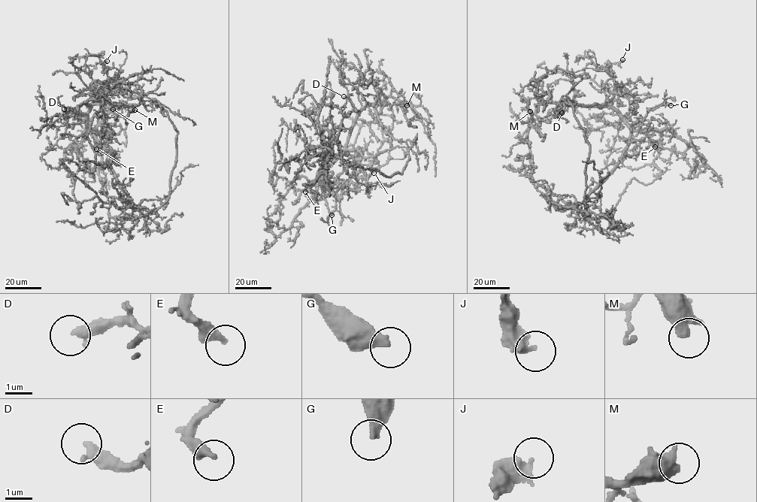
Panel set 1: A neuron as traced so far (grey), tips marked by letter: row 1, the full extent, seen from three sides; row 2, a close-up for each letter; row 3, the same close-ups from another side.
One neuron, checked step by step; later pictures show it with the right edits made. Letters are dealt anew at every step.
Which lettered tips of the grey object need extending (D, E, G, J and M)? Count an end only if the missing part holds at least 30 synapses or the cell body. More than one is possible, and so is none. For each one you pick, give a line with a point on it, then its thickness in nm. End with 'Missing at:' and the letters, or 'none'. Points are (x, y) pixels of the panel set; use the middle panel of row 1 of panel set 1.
D: Place: (343, 96). Thickness 360 nm
G: Place: (331, 215). Thickness 320 nm
Missing at: D, G

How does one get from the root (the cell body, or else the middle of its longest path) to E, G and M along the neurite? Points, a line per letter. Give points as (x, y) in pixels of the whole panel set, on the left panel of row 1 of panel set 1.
E: (168, 118), (168, 113), (148, 101), (116, 107), (93, 104), (87, 119), (95, 131), (96, 149)
G: (168, 118), (168, 113), (148, 101), (116, 107), (93, 104), (87, 119), (92, 131), (113, 105), (113, 109)
M: (168, 118), (155, 100), (145, 95), (137, 104), (95, 100), (102, 95), (113, 104), (134, 110)

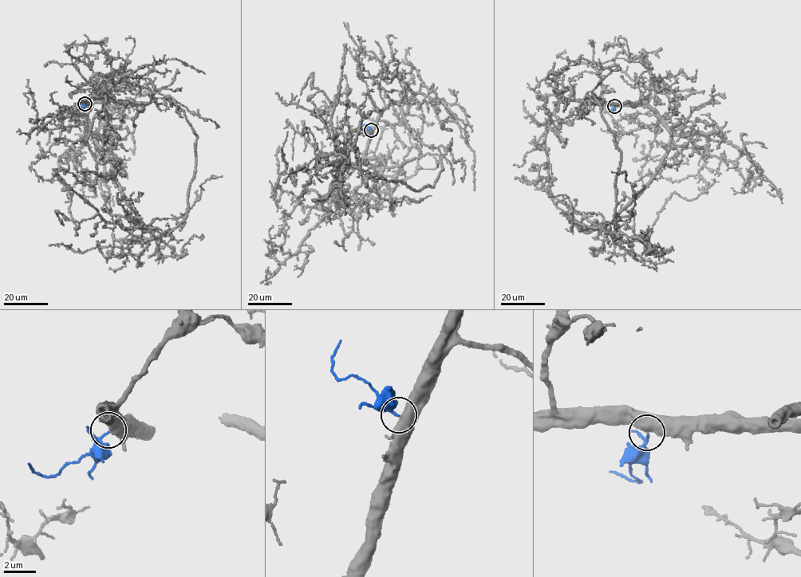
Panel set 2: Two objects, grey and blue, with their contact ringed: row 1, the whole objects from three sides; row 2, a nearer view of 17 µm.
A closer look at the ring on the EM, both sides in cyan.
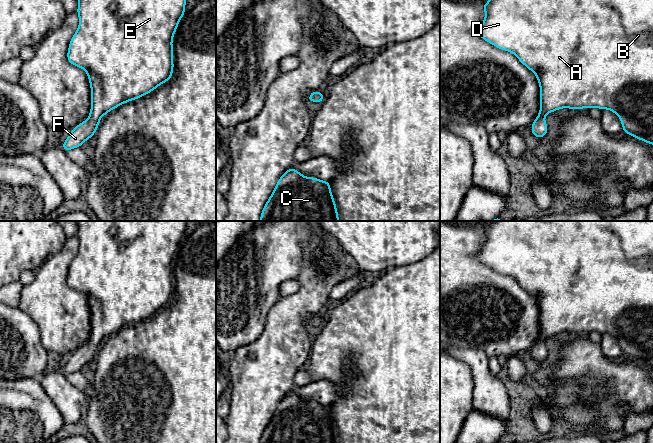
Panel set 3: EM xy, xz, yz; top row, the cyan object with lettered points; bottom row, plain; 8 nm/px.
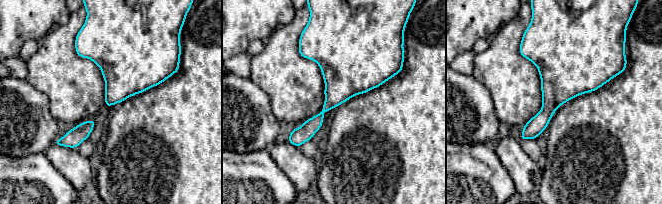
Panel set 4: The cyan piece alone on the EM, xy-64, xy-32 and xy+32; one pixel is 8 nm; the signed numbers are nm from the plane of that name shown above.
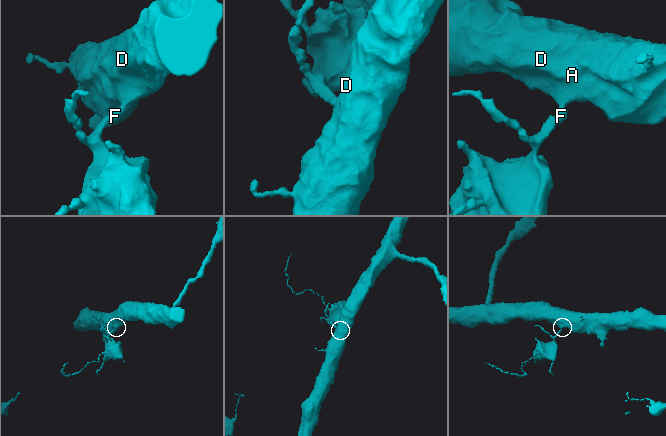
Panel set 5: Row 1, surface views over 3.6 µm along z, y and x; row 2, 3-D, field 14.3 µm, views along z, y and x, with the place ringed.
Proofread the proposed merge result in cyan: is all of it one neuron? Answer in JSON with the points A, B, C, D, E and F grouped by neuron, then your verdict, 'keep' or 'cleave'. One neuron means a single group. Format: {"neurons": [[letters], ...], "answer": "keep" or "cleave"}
{"neurons": [["A", "B", "C", "D", "E", "F"]], "answer": "keep"}

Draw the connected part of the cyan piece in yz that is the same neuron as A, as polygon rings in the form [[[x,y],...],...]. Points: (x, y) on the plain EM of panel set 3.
[[[491,221],[482,231],[485,243],[477,255],[478,259],[495,271],[513,277],[537,301],[541,331],[532,346],[531,357],[535,361],[540,363],[548,357],[544,342],[551,336],[562,332],[580,334],[597,331],[618,339],[624,357],[653,369],[653,221]]]

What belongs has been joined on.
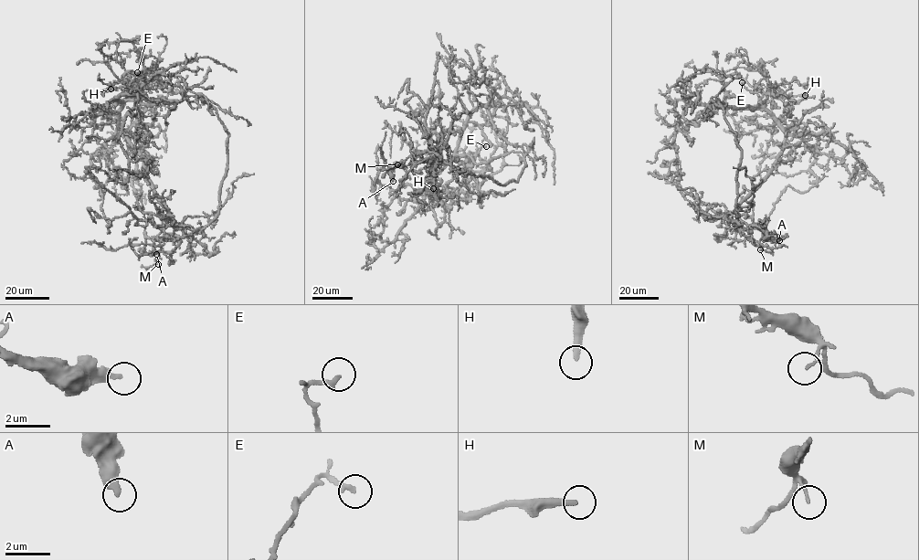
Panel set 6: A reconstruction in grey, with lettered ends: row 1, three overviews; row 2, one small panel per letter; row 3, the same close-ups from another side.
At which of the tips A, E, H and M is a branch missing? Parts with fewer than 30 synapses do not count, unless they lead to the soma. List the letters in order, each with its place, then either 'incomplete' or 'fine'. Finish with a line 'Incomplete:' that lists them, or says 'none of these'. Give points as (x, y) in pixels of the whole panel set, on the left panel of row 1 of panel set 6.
A: at (156, 254); fine
E: at (137, 72); fine
H: at (110, 89); incomplete
M: at (158, 264); fine
Incomplete: H

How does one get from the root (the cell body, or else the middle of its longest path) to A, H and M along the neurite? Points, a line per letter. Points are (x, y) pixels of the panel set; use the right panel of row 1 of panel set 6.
A: (724, 119), (735, 133), (741, 151), (734, 226), (745, 229), (763, 229), (764, 227), (774, 239), (779, 240)
H: (724, 119), (720, 101), (732, 108), (750, 106), (752, 110), (763, 105), (767, 89), (778, 94), (805, 95)
M: (724, 119), (741, 151), (736, 217), (725, 217), (735, 212), (740, 232), (760, 249)

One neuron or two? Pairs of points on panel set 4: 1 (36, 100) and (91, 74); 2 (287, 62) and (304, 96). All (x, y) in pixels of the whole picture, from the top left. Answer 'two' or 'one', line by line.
1: two
2: one

